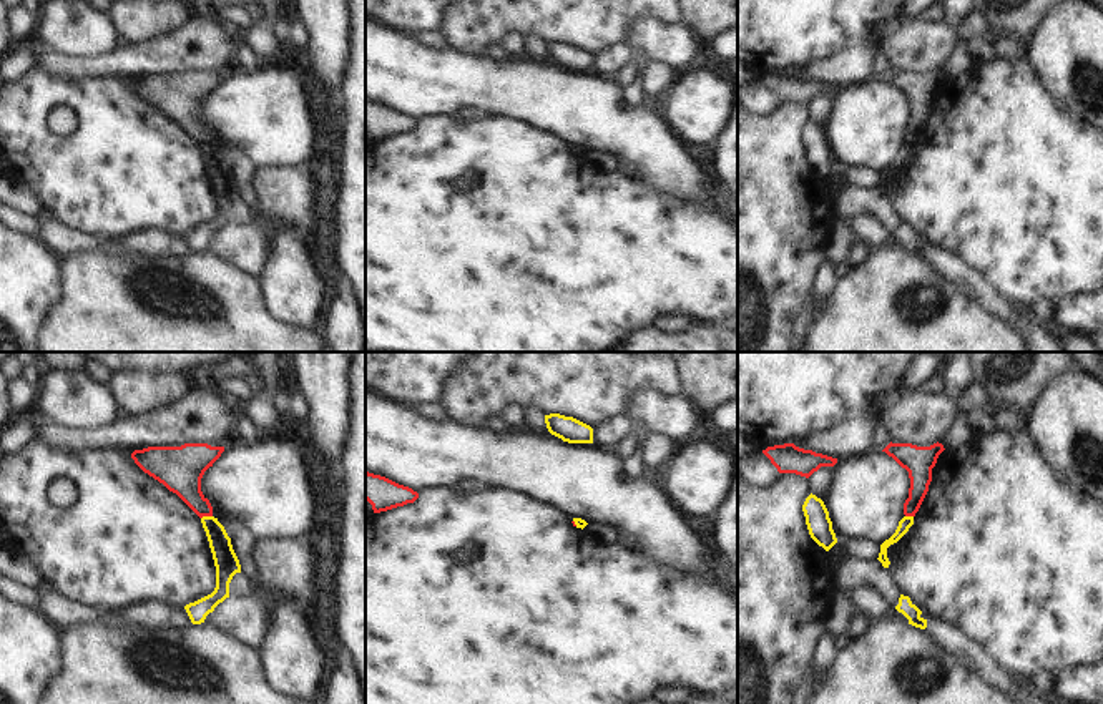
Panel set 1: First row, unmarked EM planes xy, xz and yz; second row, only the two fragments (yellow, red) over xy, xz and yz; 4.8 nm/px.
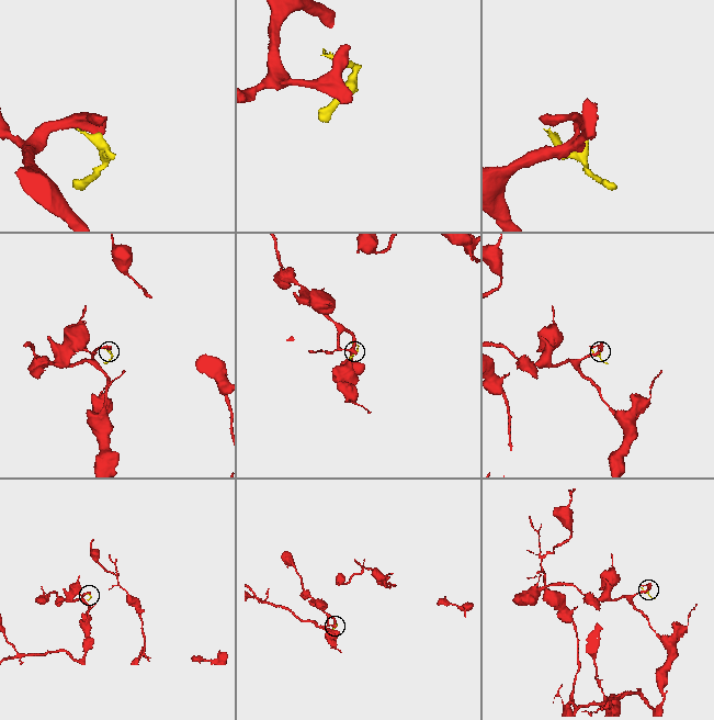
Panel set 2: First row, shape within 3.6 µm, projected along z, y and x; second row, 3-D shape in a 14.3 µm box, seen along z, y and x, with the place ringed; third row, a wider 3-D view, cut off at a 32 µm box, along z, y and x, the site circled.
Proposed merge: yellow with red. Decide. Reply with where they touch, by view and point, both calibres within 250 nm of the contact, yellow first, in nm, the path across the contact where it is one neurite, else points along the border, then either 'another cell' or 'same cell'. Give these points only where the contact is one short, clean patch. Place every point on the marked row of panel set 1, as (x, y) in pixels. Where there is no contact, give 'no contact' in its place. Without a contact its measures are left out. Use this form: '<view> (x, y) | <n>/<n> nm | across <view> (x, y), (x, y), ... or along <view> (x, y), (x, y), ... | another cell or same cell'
xy (206, 517) | 120/200 nm | along xy (211, 515), (201, 518) | another cell

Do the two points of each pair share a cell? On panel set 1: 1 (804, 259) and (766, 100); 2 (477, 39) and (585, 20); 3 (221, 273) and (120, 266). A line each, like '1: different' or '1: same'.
1: different
2: same
3: same

